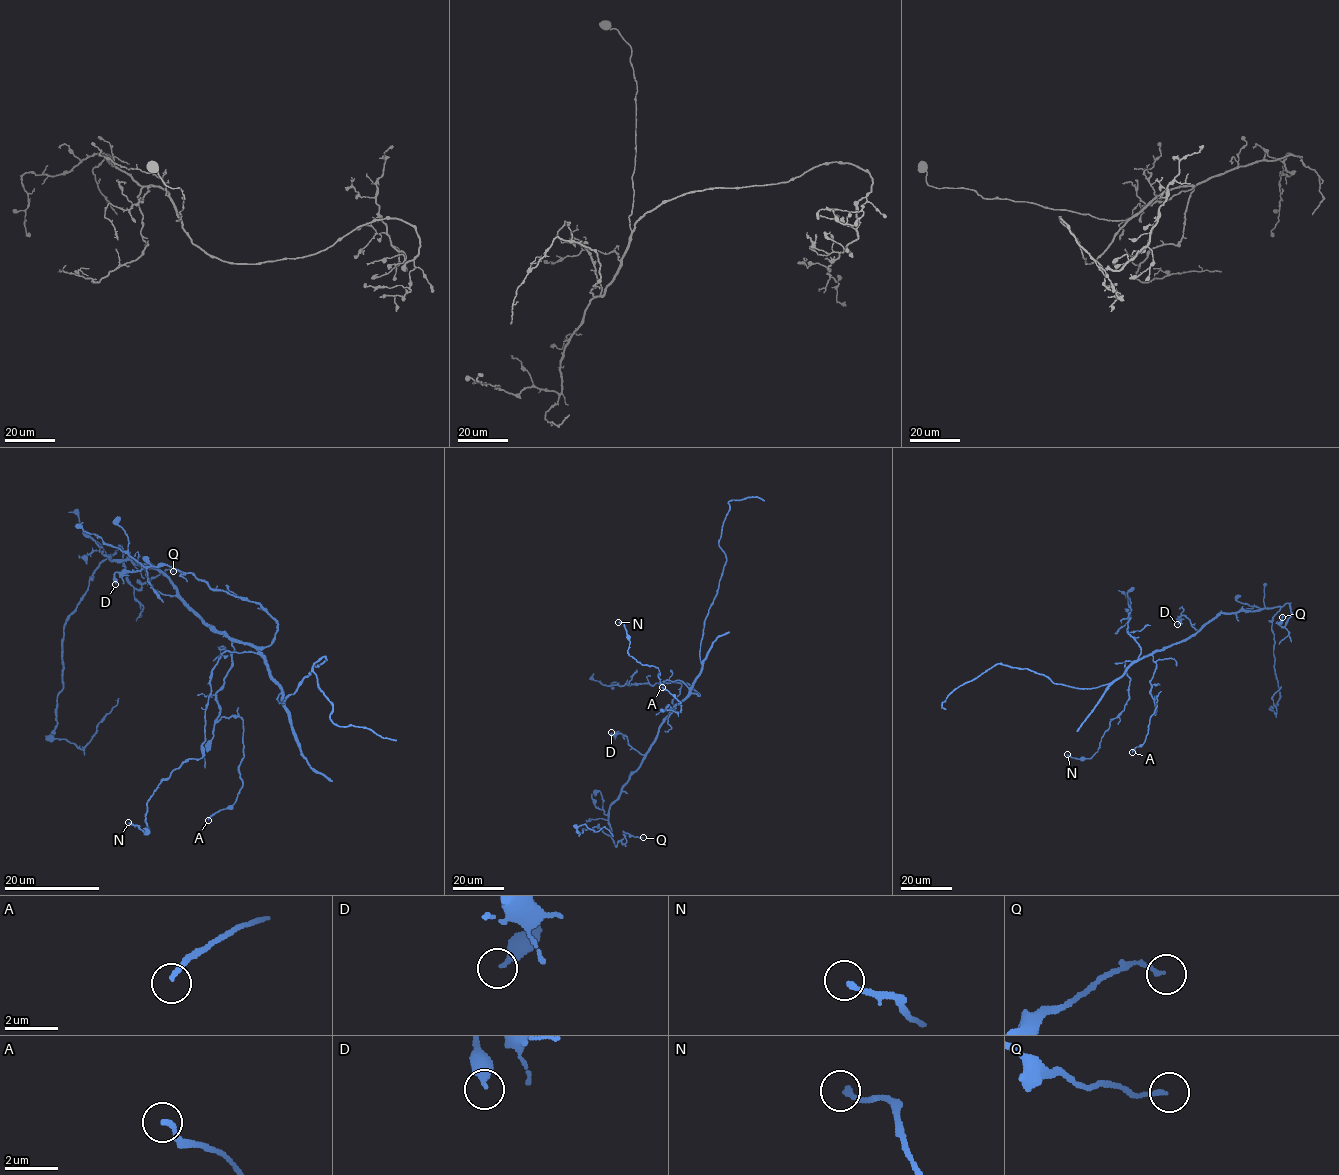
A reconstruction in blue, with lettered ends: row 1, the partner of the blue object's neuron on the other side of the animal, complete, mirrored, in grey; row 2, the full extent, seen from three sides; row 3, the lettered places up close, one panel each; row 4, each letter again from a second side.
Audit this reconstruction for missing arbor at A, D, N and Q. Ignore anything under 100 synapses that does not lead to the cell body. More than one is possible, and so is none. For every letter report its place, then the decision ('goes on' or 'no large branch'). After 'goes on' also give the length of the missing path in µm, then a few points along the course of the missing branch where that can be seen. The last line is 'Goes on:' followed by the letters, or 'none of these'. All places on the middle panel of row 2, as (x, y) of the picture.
A: at (662, 687); no large branch
D: at (611, 732); no large branch
N: at (618, 622); no large branch
Q: at (643, 837); no large branch
Goes on: none of these

